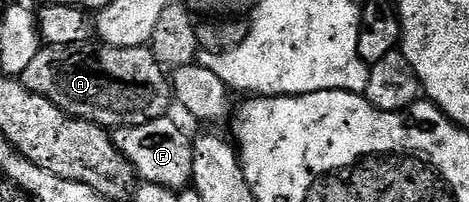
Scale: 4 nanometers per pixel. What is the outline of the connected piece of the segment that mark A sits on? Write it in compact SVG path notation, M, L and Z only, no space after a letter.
M44 45L18 78L26 89L46 97L72 118L85 119L105 129L146 125L146 121L165 118L168 106L174 103L169 76L148 45Z

